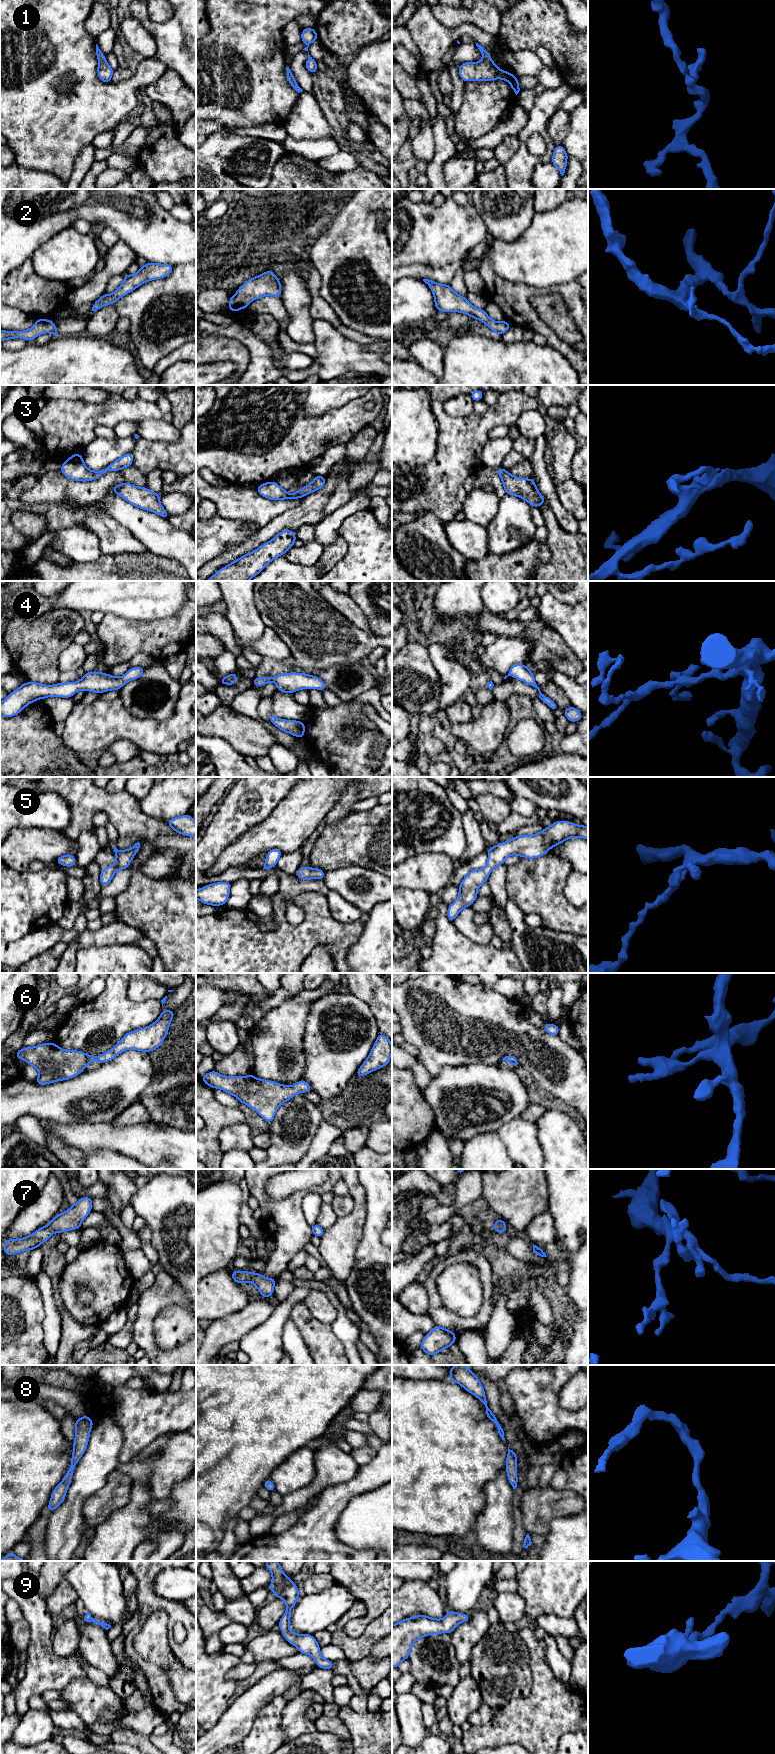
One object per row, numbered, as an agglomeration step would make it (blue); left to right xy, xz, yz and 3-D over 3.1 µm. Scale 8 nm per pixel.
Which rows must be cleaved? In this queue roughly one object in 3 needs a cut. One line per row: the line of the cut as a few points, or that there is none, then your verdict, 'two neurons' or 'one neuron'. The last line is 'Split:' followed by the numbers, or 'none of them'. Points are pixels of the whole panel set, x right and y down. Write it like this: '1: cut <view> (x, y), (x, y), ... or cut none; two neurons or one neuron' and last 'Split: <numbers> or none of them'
1: cut none; one neuron
2: cut none; one neuron
3: cut none; one neuron
4: cut none; one neuron
5: cut none; one neuron
6: cut none; one neuron
7: cut none; one neuron
8: cut none; one neuron
9: cut none; one neuron
Split: none of them

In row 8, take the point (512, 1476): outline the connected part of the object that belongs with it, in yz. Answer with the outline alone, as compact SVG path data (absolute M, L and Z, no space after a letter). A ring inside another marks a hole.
M508 1447L508 1453L506 1458L506 1472L508 1476L508 1481L510 1485L515 1490L518 1484L517 1477L517 1453L513 1450L510 1450Z

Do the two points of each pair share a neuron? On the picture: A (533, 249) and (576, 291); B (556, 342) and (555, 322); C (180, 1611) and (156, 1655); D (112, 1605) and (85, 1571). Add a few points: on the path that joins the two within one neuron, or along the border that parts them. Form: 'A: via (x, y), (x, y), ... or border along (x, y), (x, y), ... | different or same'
A: border along (577, 277), (567, 282), (544, 287) | different
B: border along (540, 318), (560, 338), (576, 348) | different
C: border along (163, 1610), (167, 1614), (168, 1643), (174, 1656) | different
D: via (104, 1597), (99, 1585), (93, 1579) | same

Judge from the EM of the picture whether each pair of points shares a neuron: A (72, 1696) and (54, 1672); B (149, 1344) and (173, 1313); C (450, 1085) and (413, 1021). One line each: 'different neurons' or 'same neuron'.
A: different neurons
B: different neurons
C: different neurons

